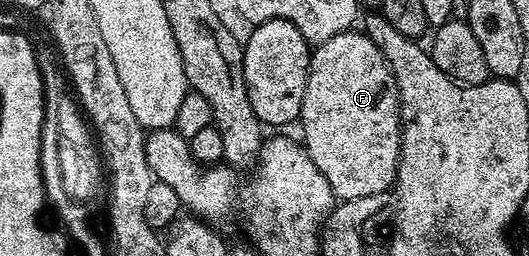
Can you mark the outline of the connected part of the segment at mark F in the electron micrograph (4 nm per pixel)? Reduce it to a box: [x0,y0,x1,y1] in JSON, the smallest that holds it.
[299,30,401,200]

